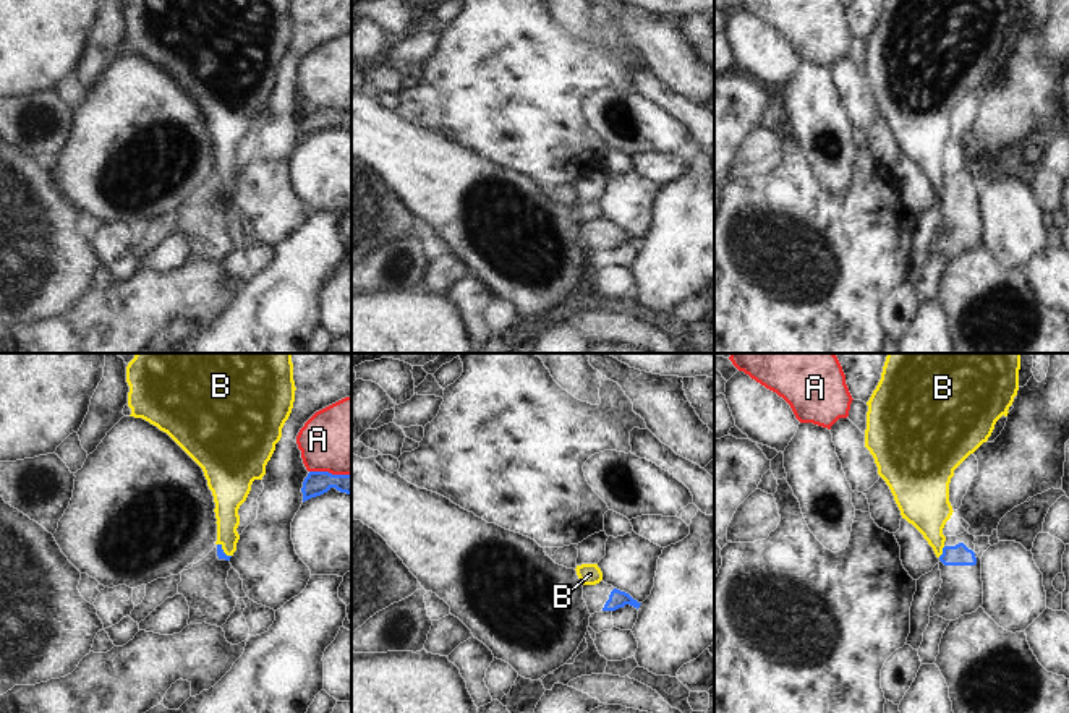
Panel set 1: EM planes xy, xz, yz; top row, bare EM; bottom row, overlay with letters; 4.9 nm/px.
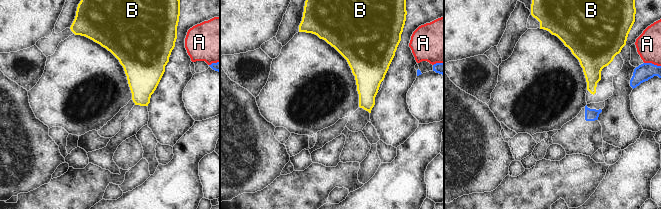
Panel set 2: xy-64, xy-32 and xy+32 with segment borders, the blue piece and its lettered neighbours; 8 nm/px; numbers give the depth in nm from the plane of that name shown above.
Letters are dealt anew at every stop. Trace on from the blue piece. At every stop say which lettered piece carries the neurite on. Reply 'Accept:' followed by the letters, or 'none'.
Accept: none.

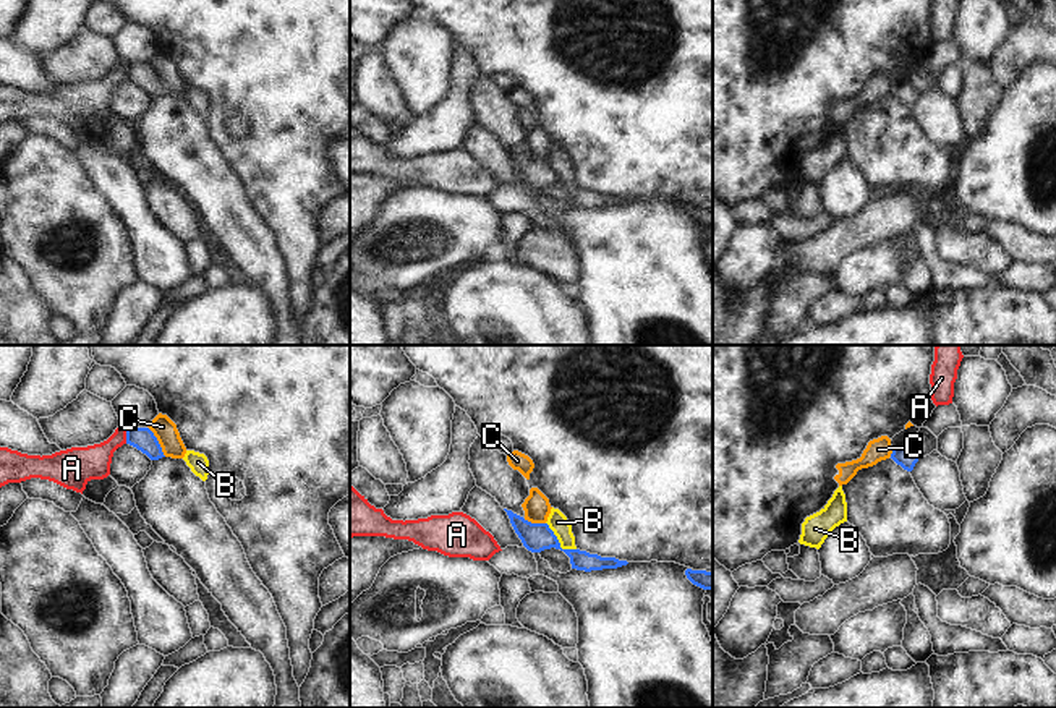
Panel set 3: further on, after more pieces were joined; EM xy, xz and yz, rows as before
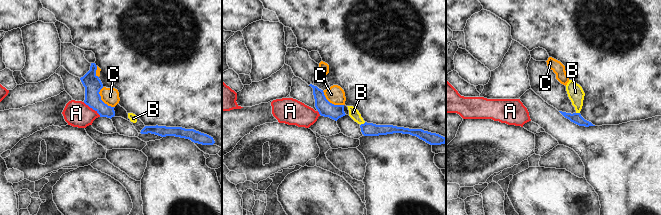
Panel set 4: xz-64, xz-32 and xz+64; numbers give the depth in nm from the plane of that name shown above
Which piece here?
Accept: none.

